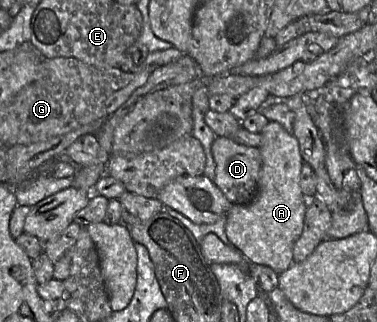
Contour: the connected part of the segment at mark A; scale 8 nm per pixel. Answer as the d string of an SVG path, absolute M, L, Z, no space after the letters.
M269 121L260 134L262 166L257 193L246 204L231 205L225 233L248 262L268 266L280 274L293 264L293 245L303 230L307 198L300 188L300 174L304 160L298 140L281 124Z

